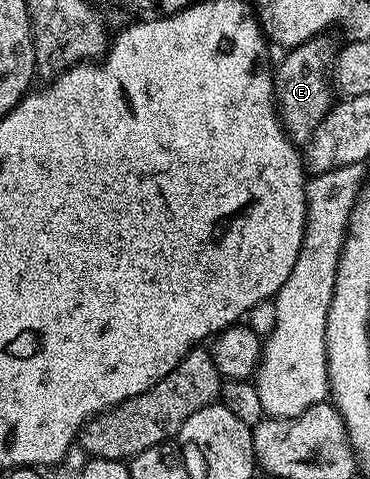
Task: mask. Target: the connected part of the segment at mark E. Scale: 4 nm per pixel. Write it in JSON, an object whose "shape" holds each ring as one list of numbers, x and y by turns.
{"shape":[[331,34,317,35,303,45,290,49,285,55,287,57,280,64,278,61,274,69,275,107,279,109,279,121,283,123,283,129,296,146,306,145,333,105,333,84,328,77,327,80,323,77,323,71,326,68,328,71,336,48,337,43]]}

